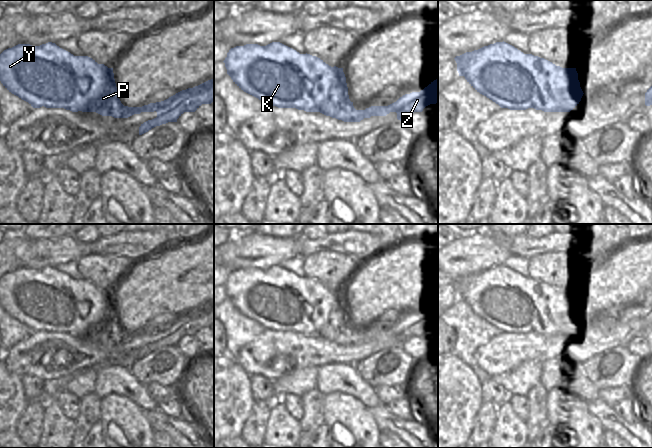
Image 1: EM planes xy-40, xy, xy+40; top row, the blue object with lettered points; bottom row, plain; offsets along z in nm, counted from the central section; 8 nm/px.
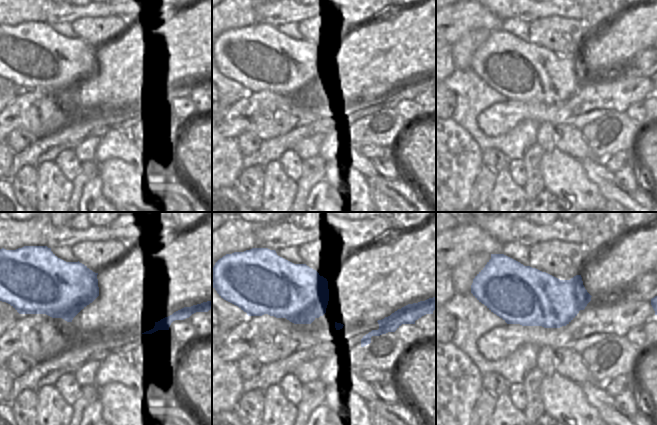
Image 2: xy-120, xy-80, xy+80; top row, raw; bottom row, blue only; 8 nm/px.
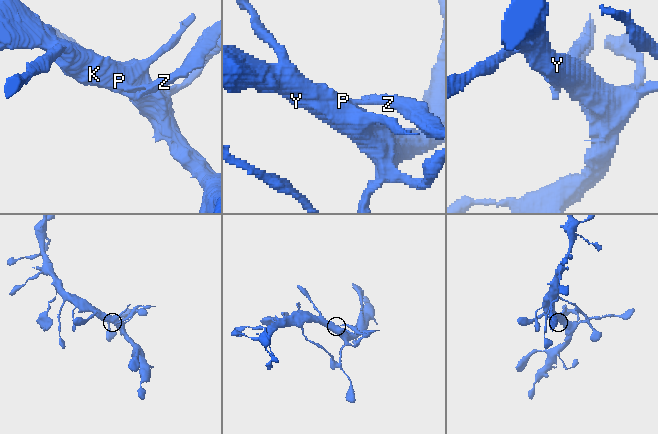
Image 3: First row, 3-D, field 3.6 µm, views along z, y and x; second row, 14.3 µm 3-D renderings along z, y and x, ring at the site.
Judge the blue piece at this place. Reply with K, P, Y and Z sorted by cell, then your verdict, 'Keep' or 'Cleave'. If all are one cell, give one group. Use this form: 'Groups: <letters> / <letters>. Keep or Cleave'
Groups: K P Y / Z. Cleave

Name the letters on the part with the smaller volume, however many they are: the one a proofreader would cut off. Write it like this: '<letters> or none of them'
Z

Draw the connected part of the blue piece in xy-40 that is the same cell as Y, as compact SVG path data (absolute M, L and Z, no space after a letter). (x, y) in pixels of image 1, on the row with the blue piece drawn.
M52 42L40 46L18 44L4 50L0 54L0 81L9 92L33 108L64 108L114 118L128 118L141 113L141 107L128 107L121 103L113 68L98 64L88 56L74 56Z

